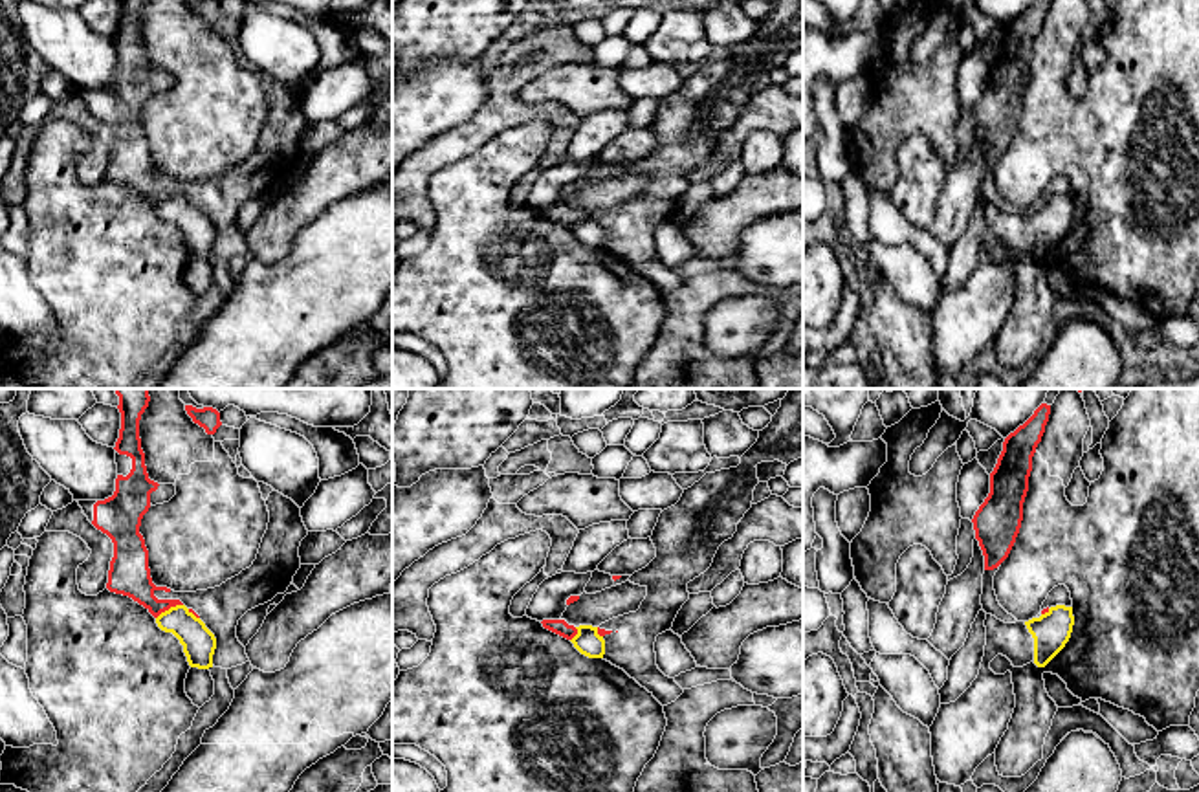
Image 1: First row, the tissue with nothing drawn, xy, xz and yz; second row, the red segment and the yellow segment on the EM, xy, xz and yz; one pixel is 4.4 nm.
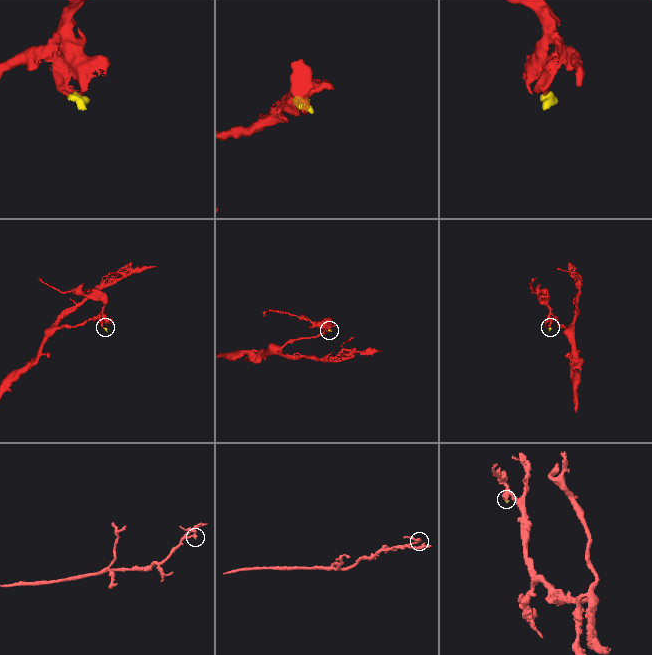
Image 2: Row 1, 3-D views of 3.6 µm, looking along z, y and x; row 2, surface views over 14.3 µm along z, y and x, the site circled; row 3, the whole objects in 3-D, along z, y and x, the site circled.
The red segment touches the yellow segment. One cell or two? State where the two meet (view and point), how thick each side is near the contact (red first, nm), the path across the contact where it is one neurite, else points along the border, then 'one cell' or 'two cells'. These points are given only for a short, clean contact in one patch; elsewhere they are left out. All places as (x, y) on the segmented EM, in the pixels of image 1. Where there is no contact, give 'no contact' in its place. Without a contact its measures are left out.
xy (169, 607) | 180/150 nm | two cells

